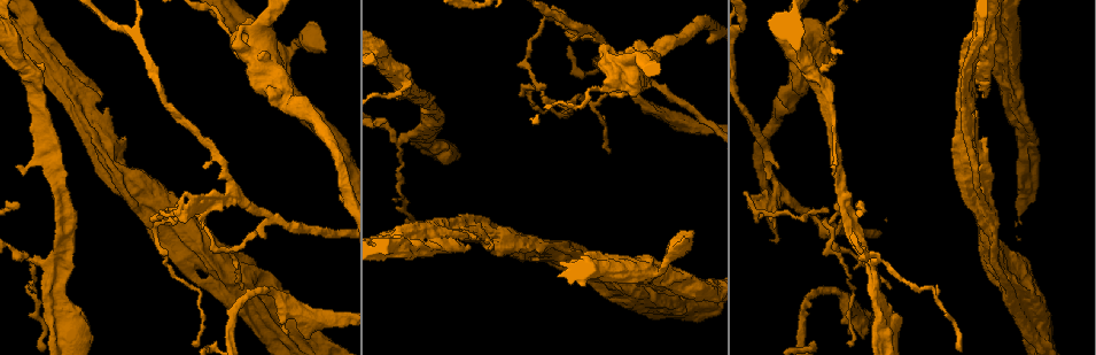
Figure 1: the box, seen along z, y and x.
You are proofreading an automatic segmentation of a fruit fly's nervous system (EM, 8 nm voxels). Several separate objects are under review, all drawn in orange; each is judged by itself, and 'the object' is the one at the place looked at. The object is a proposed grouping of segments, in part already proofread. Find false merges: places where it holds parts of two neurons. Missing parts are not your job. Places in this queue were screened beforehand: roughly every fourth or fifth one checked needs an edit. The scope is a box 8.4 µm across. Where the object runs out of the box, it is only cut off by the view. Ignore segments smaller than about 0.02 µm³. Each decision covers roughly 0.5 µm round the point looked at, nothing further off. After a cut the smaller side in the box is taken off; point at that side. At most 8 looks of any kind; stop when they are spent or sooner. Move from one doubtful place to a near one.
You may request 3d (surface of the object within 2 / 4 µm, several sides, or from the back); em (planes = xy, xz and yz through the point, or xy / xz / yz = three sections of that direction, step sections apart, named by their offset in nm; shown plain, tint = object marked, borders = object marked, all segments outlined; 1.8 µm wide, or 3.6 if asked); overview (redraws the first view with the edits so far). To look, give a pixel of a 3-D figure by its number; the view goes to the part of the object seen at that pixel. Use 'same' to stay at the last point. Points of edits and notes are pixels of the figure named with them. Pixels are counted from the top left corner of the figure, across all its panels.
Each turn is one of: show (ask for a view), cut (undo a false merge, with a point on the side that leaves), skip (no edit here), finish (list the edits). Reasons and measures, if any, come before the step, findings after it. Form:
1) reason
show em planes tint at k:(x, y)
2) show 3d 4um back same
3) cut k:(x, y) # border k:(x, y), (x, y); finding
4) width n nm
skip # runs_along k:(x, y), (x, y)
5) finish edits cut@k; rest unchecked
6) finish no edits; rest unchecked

sharp bend
show em planes tint at 1:(973, 55)

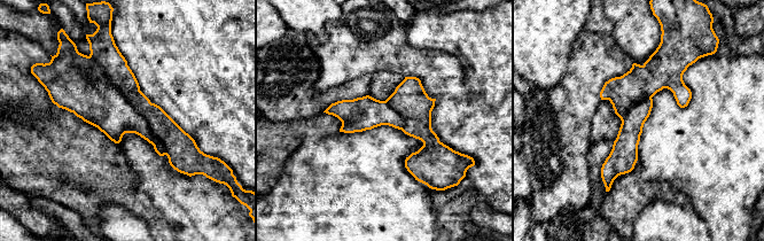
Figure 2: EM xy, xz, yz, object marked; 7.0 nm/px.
skip # runs_along 2:(659, 54), (608, 180); continuous, no second neuron

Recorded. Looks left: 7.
abrupt turn
show em planes tint at 1:(228, 30)

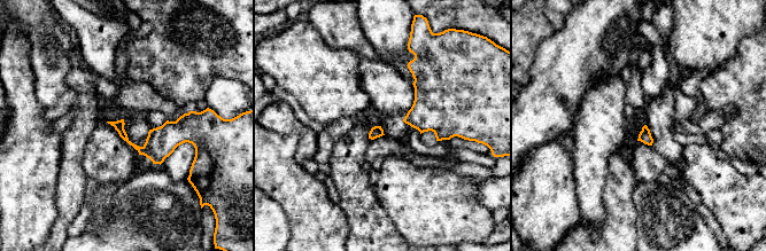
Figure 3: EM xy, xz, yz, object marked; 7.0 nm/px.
cut 3:(118, 126) # part_leaving 3:(114, 124), (140, 150); a second neuron is stuck on

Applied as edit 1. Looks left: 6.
show overview

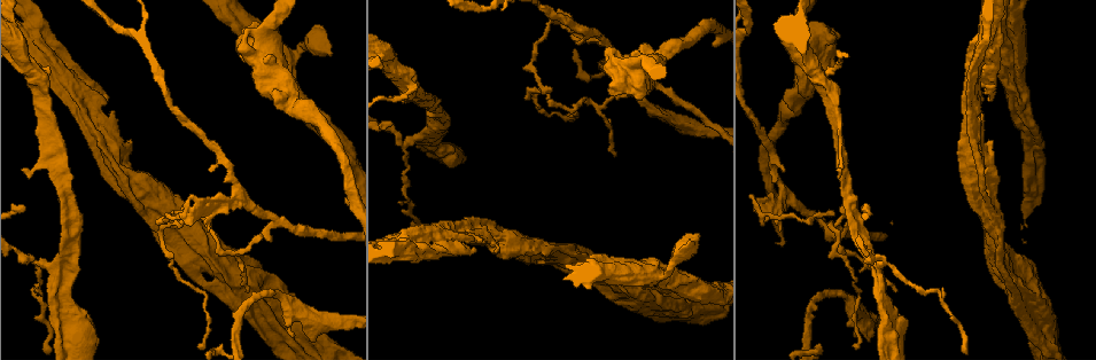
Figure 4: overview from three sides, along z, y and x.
a fork
show 3d 4um back at 4:(41, 80)

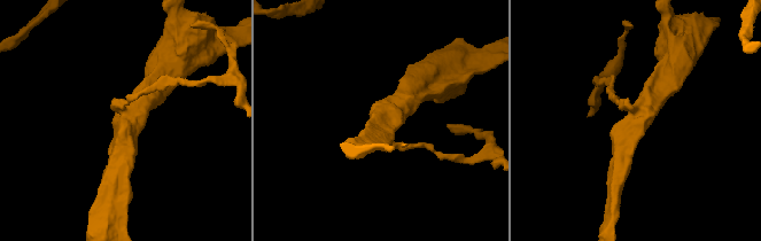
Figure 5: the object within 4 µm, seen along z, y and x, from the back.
arms 3; shape alone is not enough
show em planes tint at 5:(124, 118)

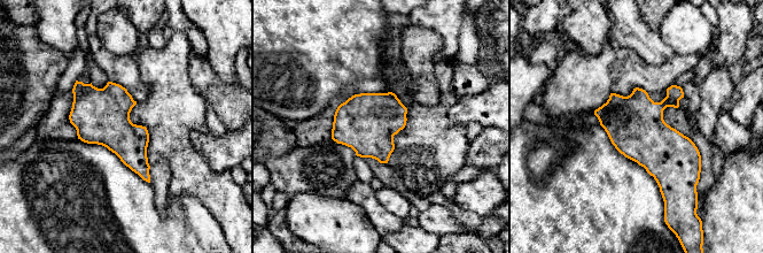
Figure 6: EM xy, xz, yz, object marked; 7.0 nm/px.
skip # continuous, no second neuron

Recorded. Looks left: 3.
finish edits cut@3; rest unchecked

